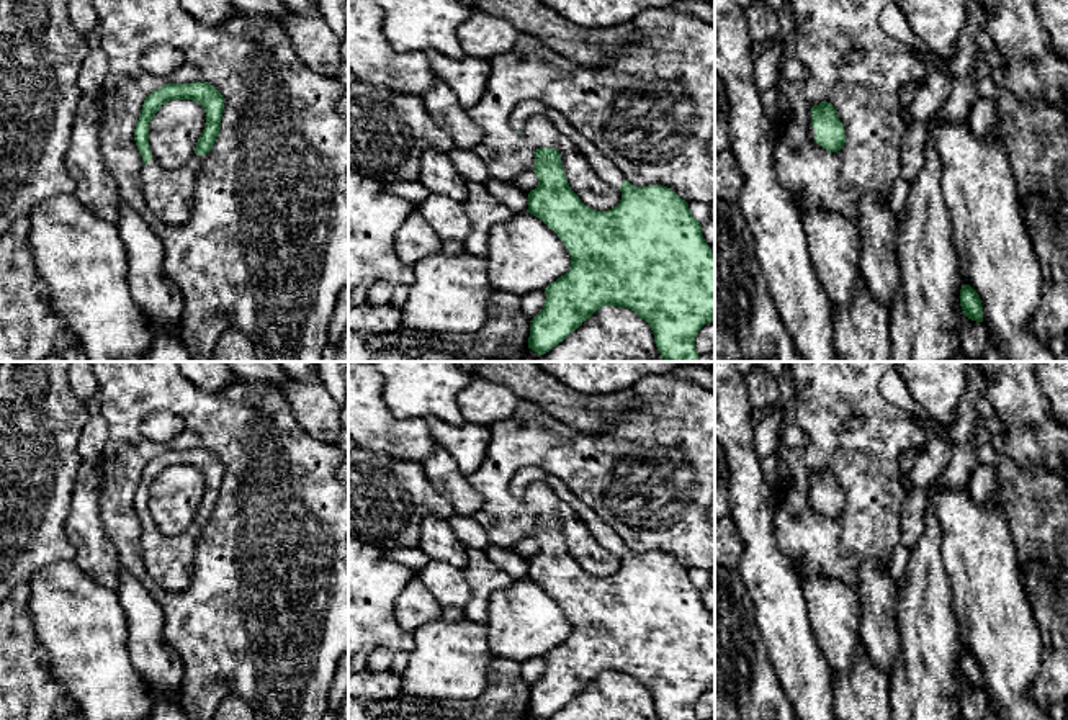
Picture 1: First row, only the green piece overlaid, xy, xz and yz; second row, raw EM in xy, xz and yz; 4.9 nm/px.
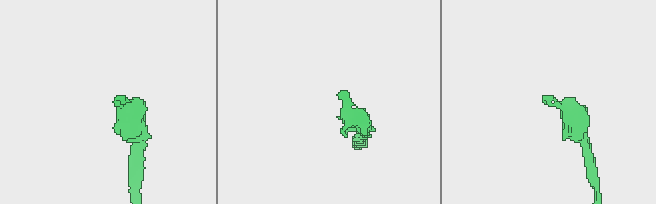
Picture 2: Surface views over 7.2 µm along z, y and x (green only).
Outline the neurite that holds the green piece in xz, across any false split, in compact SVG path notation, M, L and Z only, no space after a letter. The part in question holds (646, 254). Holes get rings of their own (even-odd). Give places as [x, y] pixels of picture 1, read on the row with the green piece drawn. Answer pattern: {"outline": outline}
{"outline": "M530 98L517 103L509 124L515 133L525 134L532 118L545 118L568 136L599 178L622 191L622 200L608 211L586 206L568 183L559 152L554 147L535 149L538 187L528 193L527 213L540 218L563 241L571 255L571 268L545 288L546 301L532 319L528 349L543 355L597 309L618 306L635 311L649 324L666 362L697 362L695 337L715 319L715 255L689 203L667 187L633 187L564 115L543 101Z"}

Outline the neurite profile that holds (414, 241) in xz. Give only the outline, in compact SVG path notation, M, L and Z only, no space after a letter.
M415 205L396 231L394 249L406 265L414 267L425 257L440 254L442 242L443 239L427 224Z

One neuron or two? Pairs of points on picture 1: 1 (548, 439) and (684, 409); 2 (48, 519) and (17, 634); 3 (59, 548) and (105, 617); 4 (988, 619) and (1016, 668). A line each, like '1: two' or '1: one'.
1: one
2: two
3: two
4: one

